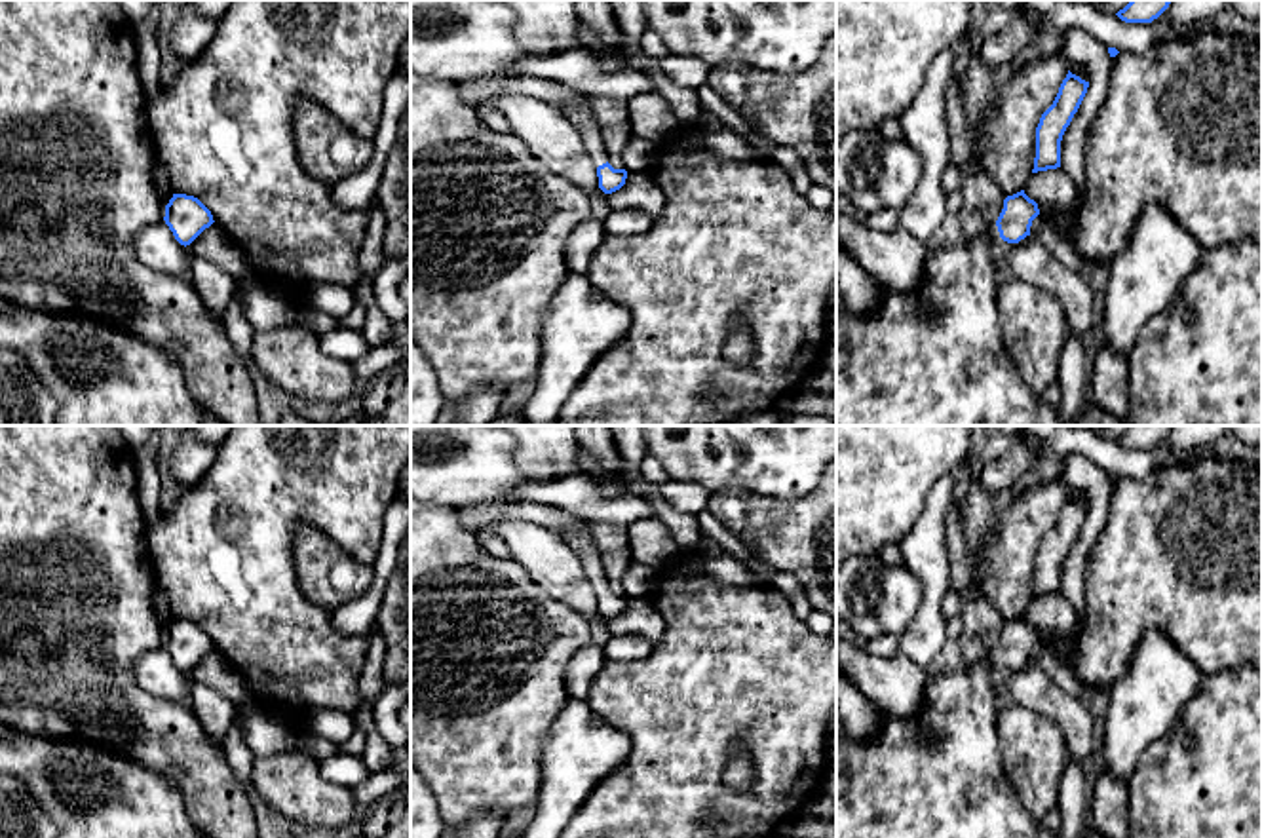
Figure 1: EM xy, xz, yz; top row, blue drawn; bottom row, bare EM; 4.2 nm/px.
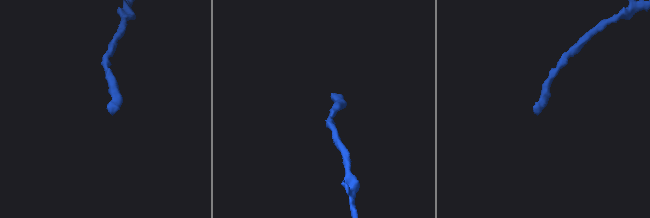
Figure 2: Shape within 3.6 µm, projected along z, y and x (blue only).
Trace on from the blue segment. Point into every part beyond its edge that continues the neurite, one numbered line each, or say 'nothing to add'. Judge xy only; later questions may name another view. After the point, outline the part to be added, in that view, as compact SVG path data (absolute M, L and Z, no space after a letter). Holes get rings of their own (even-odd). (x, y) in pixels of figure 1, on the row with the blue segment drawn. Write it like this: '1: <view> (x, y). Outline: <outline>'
nothing to add

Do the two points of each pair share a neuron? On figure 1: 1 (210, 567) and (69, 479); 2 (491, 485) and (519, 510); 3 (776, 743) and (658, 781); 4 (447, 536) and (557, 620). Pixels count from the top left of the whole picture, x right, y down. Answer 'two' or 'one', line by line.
1: two
2: two
3: one
4: one

